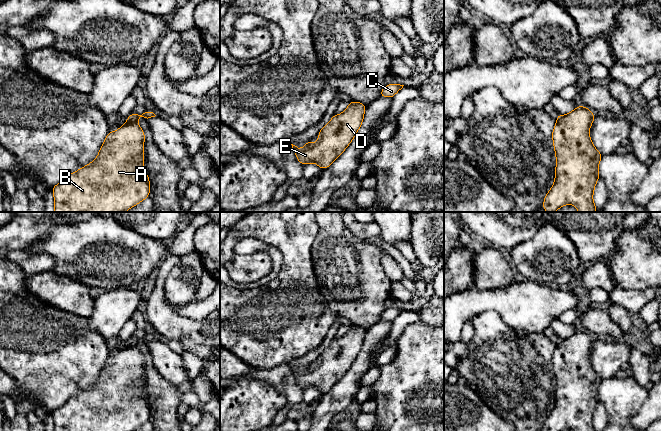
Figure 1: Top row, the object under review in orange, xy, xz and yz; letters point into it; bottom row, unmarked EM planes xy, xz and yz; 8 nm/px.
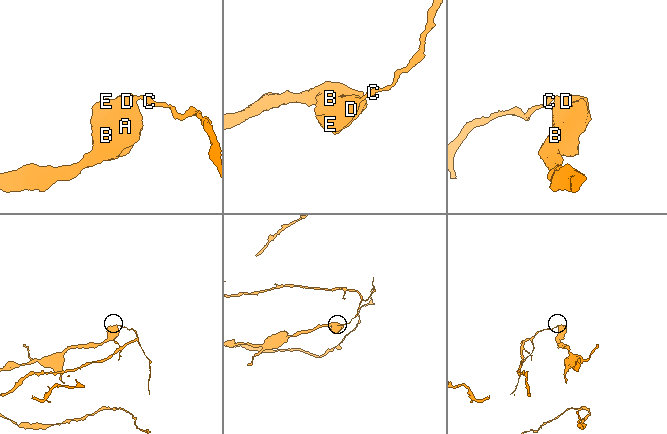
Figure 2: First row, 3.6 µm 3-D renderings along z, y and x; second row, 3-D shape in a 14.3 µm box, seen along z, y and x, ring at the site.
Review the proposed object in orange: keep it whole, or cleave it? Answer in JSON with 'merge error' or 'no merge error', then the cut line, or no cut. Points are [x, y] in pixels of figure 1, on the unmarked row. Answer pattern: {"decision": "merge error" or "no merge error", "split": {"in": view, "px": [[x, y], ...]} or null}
{"decision": "merge error", "split": {"in": "xy", "px": [[128, 343], [135, 345]]}}

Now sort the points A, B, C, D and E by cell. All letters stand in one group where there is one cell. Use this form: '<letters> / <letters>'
A B D E / C

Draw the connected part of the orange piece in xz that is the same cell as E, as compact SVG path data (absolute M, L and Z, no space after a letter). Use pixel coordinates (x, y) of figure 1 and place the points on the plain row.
M351 325L339 339L333 339L327 349L318 357L318 365L312 369L308 364L303 373L292 369L297 384L302 388L316 387L322 394L327 393L349 370L362 349L365 329Z

